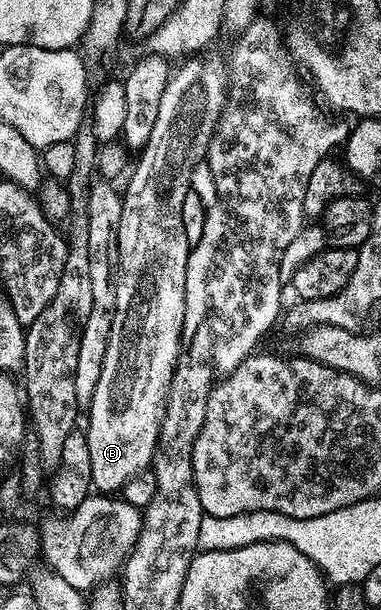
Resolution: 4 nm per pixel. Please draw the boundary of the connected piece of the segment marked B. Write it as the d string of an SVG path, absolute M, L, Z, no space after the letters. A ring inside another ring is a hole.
M197 54L183 61L180 69L173 71L168 78L166 91L162 93L162 103L158 105L158 118L154 121L154 131L150 133L150 142L138 154L140 160L136 169L131 169L132 177L128 180L128 189L123 189L122 195L122 222L118 222L118 246L114 253L114 283L116 286L116 313L112 316L112 329L110 330L110 342L106 342L106 358L102 358L102 374L98 374L98 386L94 386L94 398L86 409L88 416L88 446L90 448L90 478L93 489L100 494L116 494L123 489L124 484L140 472L149 471L152 455L158 442L158 434L162 426L162 418L166 410L170 384L174 378L176 363L180 357L180 339L182 338L182 326L186 314L186 266L188 265L188 253L190 251L190 239L188 240L188 228L184 225L184 203L190 200L191 172L199 163L206 160L208 147L216 128L220 125L221 116L228 102L230 89L230 72L224 69L224 64L216 56L209 54Z

